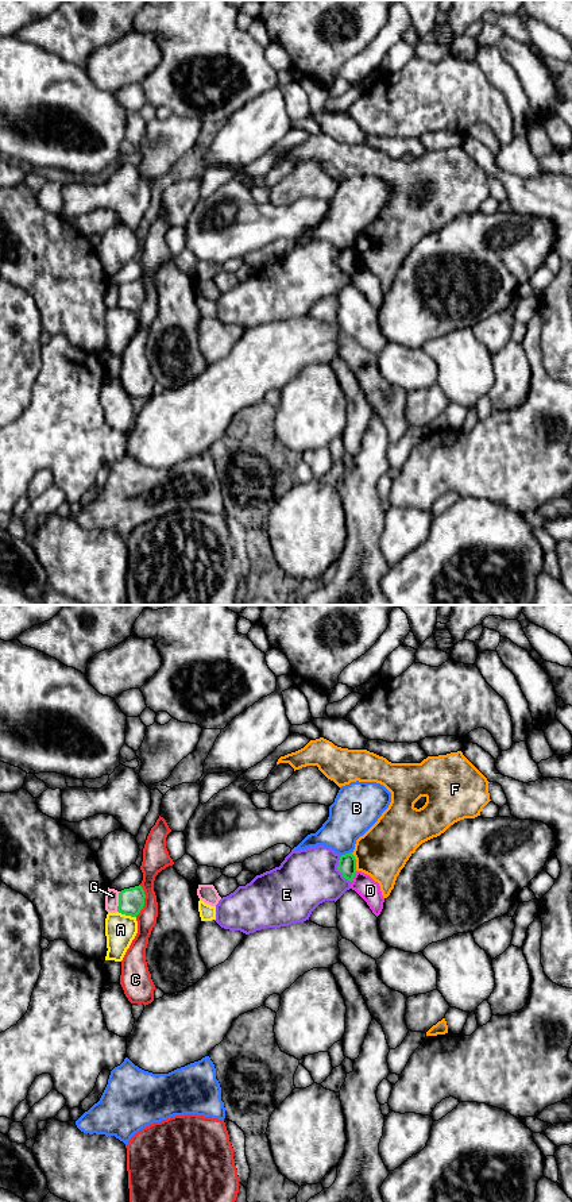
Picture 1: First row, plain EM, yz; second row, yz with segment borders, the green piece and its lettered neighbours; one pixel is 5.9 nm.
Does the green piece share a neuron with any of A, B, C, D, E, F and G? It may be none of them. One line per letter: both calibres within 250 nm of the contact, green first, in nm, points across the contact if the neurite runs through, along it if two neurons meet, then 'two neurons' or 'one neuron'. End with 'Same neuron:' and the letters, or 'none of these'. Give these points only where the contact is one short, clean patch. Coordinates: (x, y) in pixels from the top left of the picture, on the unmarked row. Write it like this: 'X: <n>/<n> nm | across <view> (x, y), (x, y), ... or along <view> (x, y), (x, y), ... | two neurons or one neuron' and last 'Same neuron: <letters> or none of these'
A: 160/190 nm | two neurons
B: 110/260 nm | two neurons
C: 160/140 nm | two neurons
D: 110/130 nm | along yz (356, 266), (351, 276) | two neurons
E: 110/340 nm | two neurons
F: 110/300 nm | two neurons
G: 160/80 nm | two neurons
Same neuron: none of these

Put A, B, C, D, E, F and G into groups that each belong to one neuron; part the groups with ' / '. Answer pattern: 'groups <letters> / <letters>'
groups A / B / C / D / E / F / G

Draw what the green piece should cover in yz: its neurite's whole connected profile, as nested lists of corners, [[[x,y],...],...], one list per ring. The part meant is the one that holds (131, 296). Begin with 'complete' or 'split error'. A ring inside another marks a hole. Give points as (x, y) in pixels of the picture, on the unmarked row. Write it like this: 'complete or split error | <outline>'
complete | [[[140,280],[124,284],[119,288],[117,307],[125,311],[136,312],[144,301],[144,293],[146,289]]]

